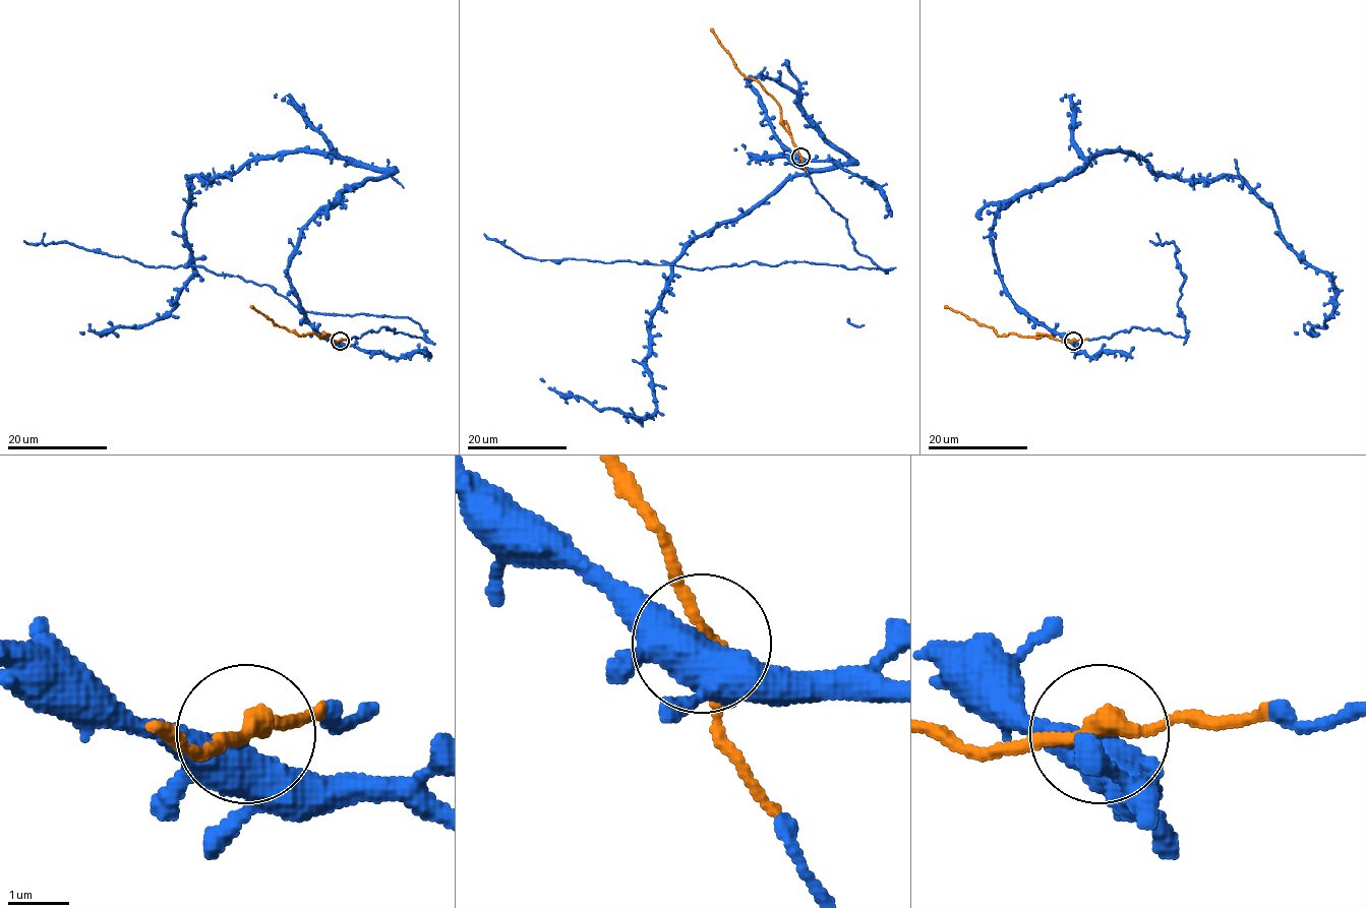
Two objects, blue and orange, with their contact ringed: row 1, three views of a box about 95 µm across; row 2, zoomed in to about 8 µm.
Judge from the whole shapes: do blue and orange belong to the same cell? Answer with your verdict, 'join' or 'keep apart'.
join

